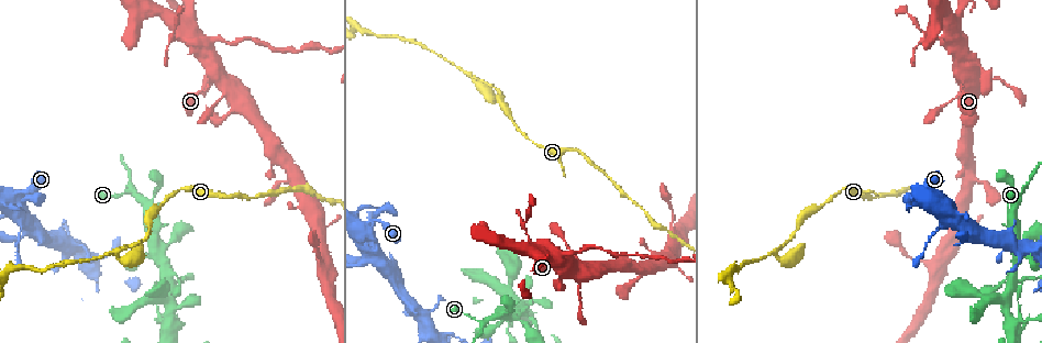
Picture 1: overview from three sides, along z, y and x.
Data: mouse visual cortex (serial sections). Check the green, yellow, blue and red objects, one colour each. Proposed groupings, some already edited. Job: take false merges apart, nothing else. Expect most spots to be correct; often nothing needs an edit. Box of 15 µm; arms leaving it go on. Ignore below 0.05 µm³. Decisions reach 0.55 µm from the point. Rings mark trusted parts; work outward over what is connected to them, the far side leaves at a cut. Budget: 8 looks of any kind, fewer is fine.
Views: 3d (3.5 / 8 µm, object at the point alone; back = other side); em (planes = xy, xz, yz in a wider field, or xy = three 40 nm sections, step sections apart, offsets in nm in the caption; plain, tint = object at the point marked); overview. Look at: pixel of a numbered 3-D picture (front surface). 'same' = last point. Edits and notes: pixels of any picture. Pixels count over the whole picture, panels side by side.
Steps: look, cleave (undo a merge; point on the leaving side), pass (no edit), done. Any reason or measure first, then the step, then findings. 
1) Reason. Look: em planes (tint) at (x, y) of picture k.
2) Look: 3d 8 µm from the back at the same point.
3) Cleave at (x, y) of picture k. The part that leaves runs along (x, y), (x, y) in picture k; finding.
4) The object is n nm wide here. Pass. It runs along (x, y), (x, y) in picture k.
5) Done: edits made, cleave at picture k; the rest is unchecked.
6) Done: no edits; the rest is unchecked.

Thick turns thin. Look: 3d 3.5 µm at (126, 191) of picture 1.

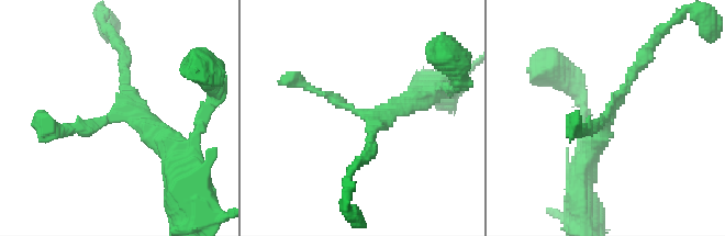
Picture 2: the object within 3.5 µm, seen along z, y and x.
Look: em xy step 3 (tint) at (121, 118) of picture 2.

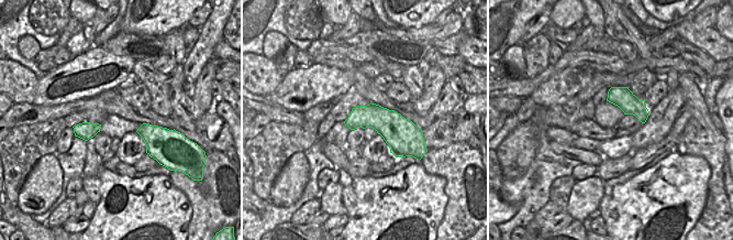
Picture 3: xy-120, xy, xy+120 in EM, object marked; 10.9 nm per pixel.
Pass. It runs along (58, 127), (132, 118), (179, 155) in picture 2; continuous, no second cell.

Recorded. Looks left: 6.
Thin neck. Look: 3d 8 µm at (516, 309) of picture 1.

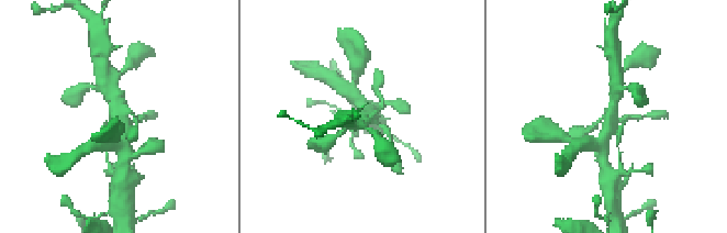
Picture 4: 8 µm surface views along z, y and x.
Zoom in. Look: 3d 3.5 µm at (117, 112) of picture 4.

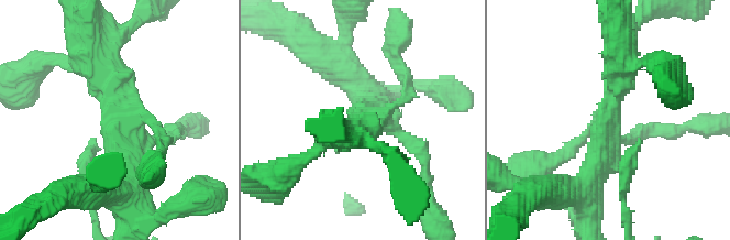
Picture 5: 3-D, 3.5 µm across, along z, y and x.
4 arms meet here; the arms are 150, 150, 400, 450 nm wide. Look: em xy step 3 (tint) at (119, 116) of picture 5.

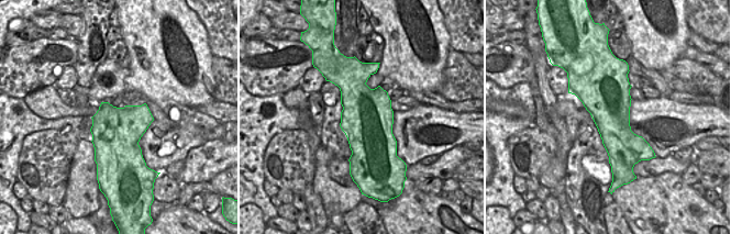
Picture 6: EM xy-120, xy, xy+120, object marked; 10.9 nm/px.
The object is 550 nm wide here. Pass. It runs along (622, 56), (608, 148), (586, 185) in picture 5; one cell here.

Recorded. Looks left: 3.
Sharp bend. Look: 3d 3.5 µm from the back at (562, 253) of picture 1.

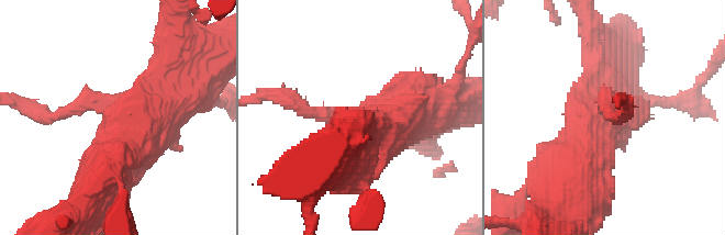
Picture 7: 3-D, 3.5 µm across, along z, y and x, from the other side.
Need the tissue. Look: em xy step 1 (tint) at (600, 102) of picture 7.

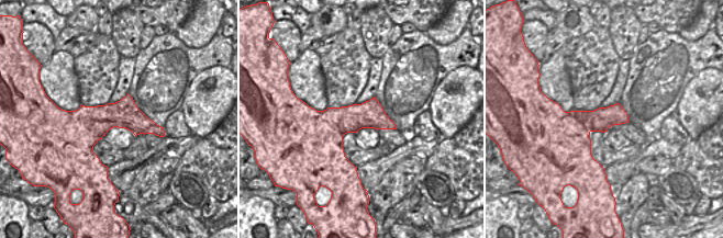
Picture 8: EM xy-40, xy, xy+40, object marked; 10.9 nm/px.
Cleave at (316, 113) of picture 7. Two cells meet here.

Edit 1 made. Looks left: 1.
Done: edits made, cleave at picture 7; the rest is unchecked.

